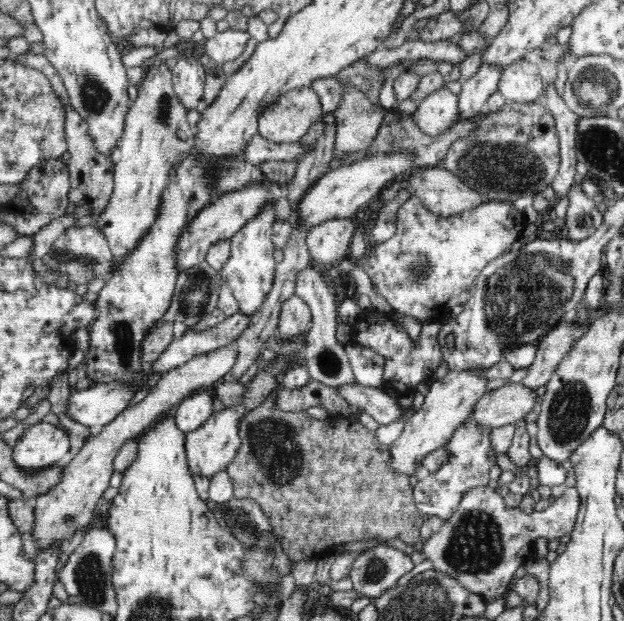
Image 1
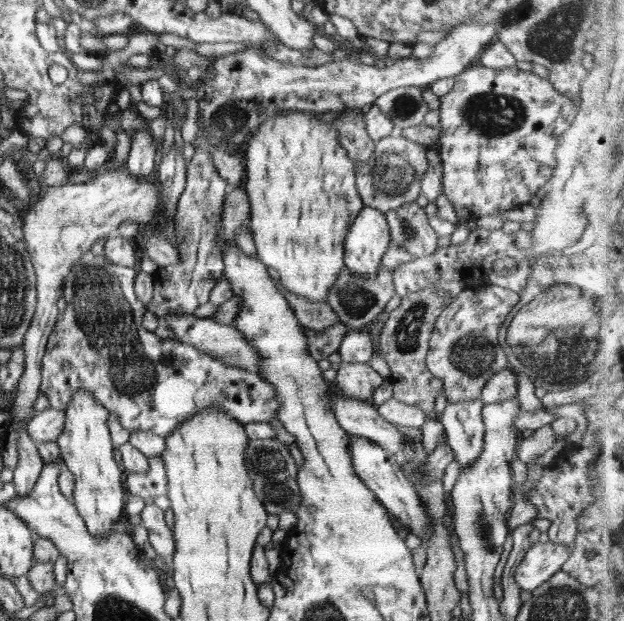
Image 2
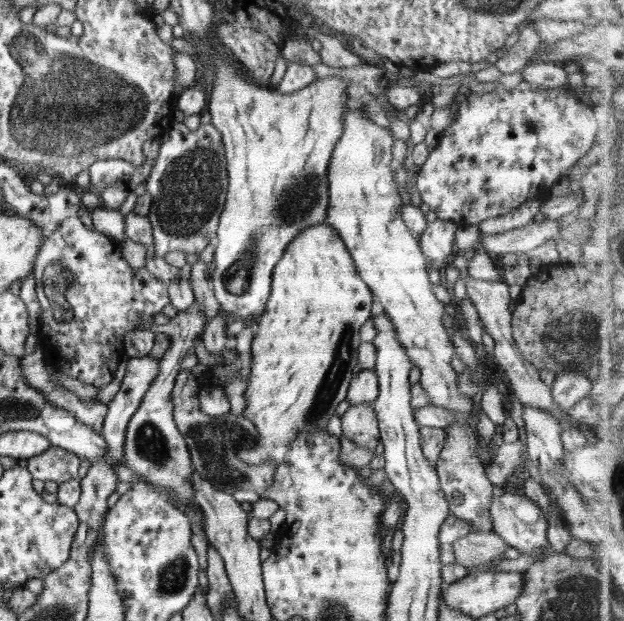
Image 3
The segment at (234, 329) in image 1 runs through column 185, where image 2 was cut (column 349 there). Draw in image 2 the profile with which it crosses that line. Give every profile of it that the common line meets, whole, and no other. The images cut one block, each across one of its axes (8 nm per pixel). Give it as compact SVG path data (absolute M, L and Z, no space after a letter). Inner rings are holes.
M367 328L346 332L338 352L344 363L369 363L373 357L373 349L372 337Z

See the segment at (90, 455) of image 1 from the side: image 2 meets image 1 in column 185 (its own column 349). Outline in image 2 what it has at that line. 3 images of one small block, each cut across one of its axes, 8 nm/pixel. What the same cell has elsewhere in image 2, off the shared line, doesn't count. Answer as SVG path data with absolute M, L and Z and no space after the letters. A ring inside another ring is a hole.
M344 363L334 382L334 388L341 395L356 400L372 401L372 394L383 383L369 363Z

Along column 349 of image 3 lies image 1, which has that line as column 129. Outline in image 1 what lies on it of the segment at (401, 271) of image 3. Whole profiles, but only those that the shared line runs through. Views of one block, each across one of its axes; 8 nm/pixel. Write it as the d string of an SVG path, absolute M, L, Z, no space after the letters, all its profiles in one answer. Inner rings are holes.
M162 63L147 68L137 88L138 96L126 114L124 134L118 141L120 160L114 164L114 184L108 206L98 218L82 215L76 219L76 227L90 225L105 235L114 255L112 269L140 244L154 226L170 171L194 147L195 135L186 120L187 108L174 92L172 71L168 65Z

